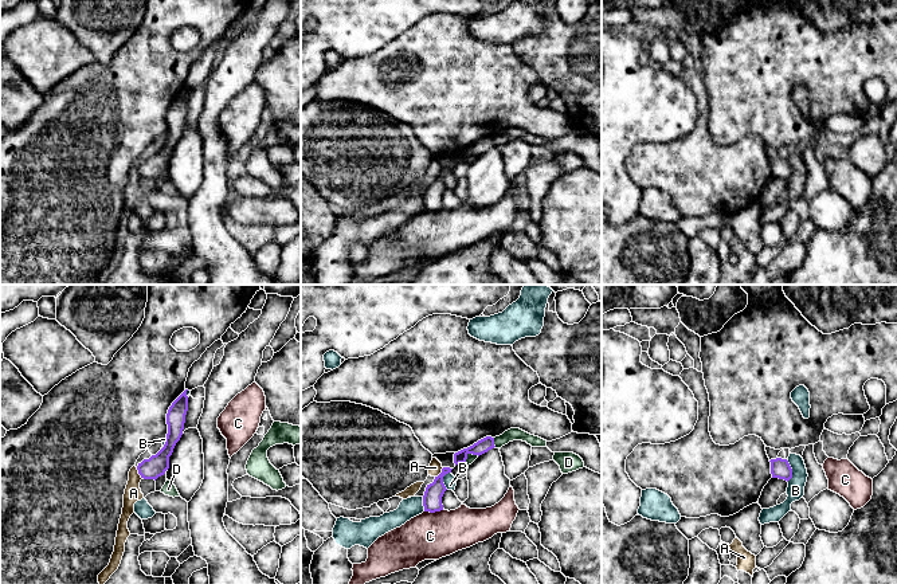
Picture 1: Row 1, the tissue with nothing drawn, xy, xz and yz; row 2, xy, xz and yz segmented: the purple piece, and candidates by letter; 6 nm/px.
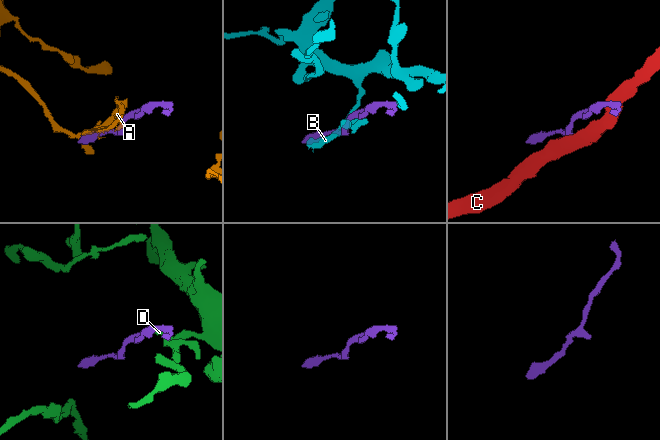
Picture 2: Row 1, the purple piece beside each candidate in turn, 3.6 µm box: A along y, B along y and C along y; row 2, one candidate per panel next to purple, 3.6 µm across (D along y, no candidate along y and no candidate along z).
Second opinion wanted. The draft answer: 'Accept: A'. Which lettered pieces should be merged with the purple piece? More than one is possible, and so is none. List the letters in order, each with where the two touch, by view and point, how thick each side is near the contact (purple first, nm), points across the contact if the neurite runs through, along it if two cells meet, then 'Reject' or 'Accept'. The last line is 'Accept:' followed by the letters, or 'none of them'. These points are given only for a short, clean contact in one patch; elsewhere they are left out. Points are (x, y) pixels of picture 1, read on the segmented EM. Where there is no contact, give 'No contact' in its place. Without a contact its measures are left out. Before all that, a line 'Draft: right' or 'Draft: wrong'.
Draft: wrong
A: Touches purple at xy (138, 473). Thickness 130 nm (purple) against 100 nm. Reject
B: Touches purple at yz (791, 470). Thickness 120 nm (purple) against 110 nm. Reject
C: Touches purple at xz (434, 512). Thickness 110 nm (purple) against 280 nm. Boundary: xz (443, 509), (425, 512). Reject
D: Touches purple at xz (493, 442). Thickness 90 nm (purple) against 80 nm. Boundary: xz (493, 438), (496, 446). Reject
Accept: none of them

